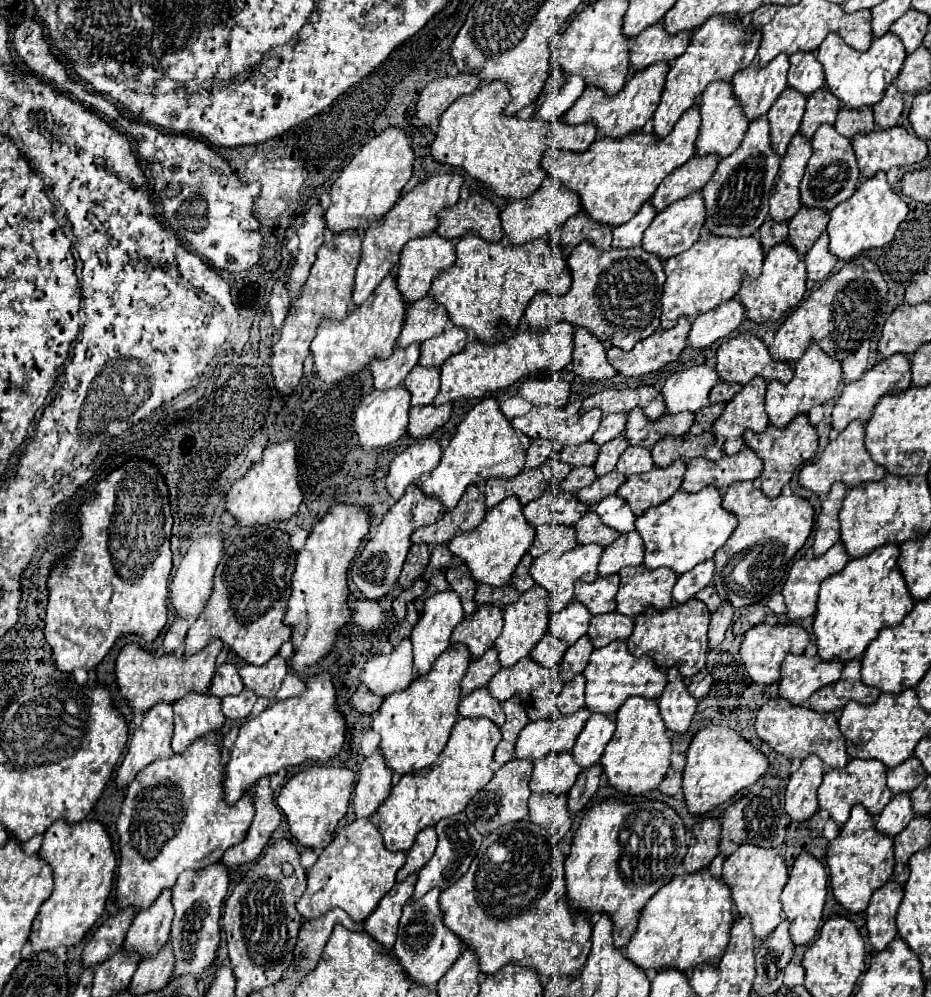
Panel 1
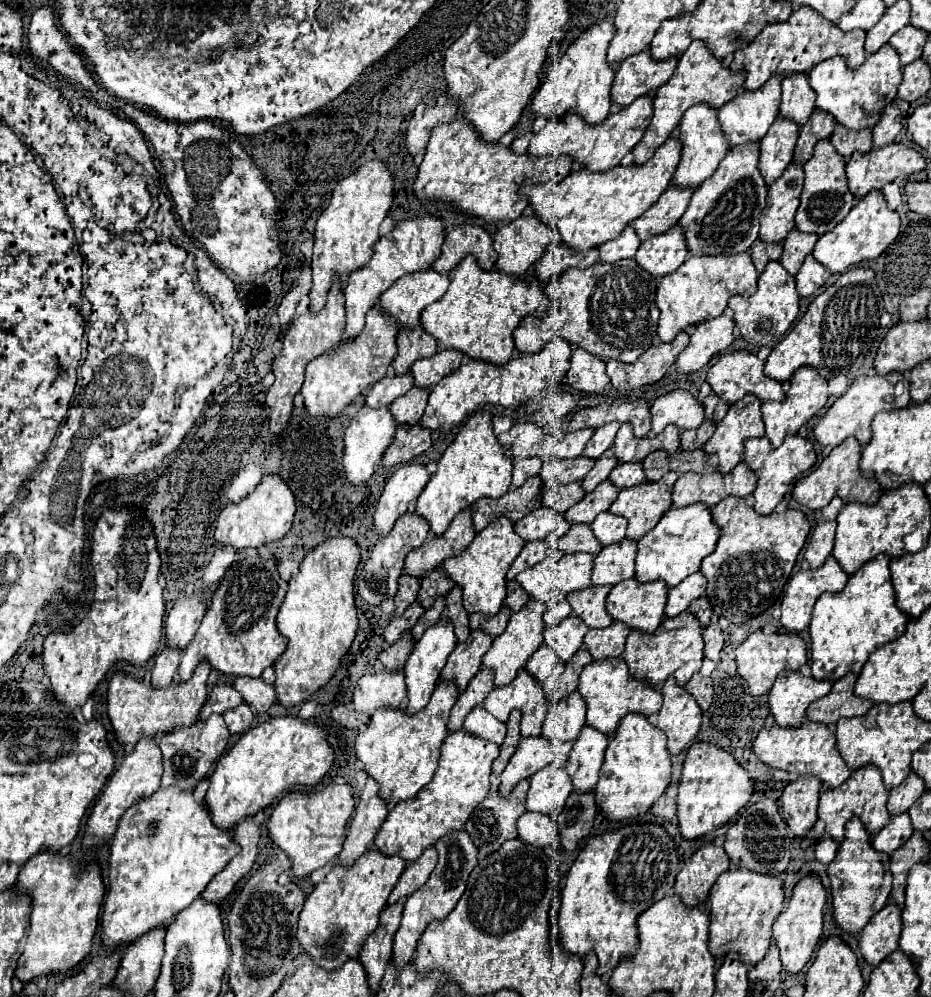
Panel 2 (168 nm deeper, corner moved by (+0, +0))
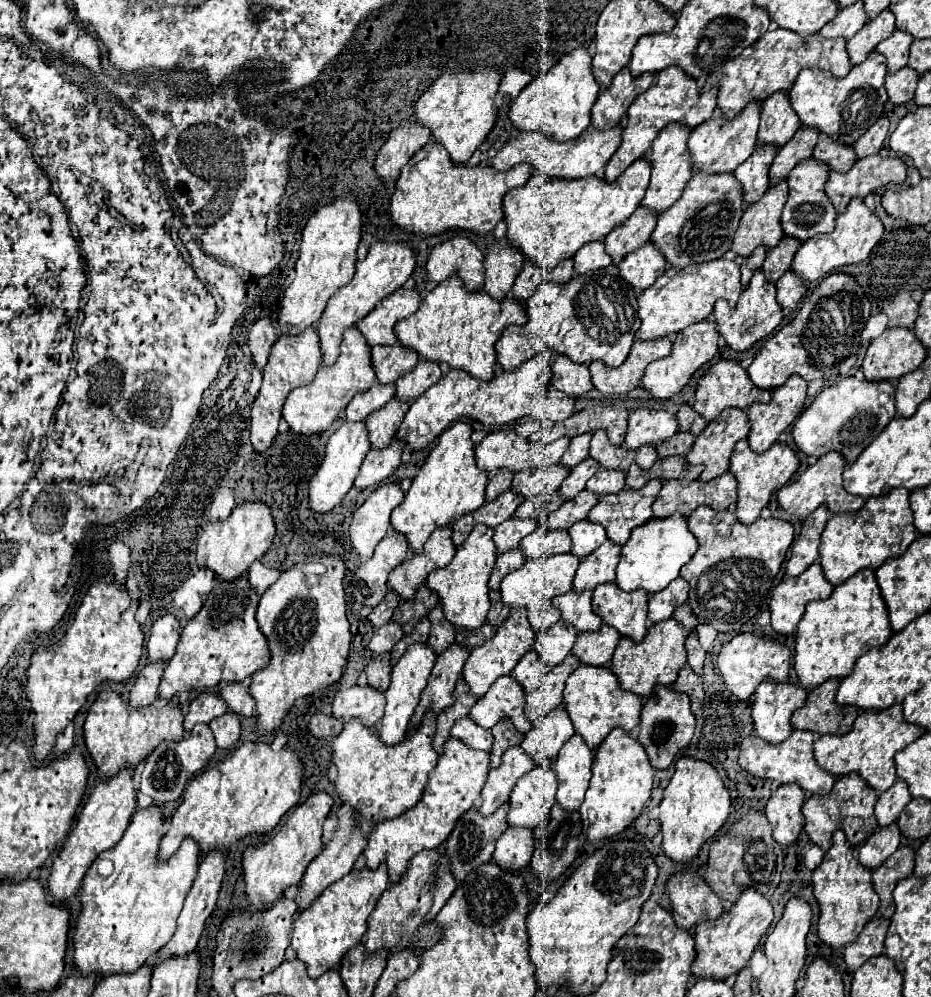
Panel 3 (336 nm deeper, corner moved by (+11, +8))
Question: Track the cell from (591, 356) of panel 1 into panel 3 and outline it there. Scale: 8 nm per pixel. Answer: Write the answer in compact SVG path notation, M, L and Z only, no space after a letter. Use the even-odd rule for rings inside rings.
M557 356L553 364L551 384L571 398L579 398L593 388L589 370L585 364L575 364L565 356Z

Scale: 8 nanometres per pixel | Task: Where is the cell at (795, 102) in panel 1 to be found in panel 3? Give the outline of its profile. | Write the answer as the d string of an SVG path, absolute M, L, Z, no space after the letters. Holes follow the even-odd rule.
M771 146L755 148L751 158L747 158L741 166L735 168L733 174L743 188L745 208L753 206L763 196L763 192L767 192L767 188L769 188L769 168L771 168L775 154L777 152Z

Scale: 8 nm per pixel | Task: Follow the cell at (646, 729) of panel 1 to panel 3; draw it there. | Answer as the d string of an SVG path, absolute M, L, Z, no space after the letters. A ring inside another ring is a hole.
M621 728L611 730L609 736L601 742L601 746L595 752L591 784L579 808L585 840L599 842L605 838L613 838L625 828L629 828L637 820L637 816L643 812L651 796L653 774L655 770L649 766L645 748L637 740L633 740L629 734L625 734Z

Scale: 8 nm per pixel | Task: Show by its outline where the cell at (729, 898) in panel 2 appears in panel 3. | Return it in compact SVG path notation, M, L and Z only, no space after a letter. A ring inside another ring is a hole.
M745 888L739 896L737 904L723 912L723 916L715 922L701 922L695 928L695 962L691 974L695 978L713 978L713 980L727 980L733 974L739 974L751 960L757 944L769 932L773 922L773 908L765 896L761 896L753 888Z

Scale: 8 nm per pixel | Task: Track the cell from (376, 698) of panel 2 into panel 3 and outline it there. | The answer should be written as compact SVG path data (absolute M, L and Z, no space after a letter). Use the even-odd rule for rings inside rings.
M353 686L335 694L331 714L335 718L357 718L367 728L375 728L383 716L383 708L385 694L371 686Z

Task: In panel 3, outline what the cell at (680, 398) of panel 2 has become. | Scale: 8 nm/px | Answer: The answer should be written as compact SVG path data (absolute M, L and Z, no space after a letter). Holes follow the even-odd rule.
M639 408L629 416L625 448L637 450L645 444L657 444L661 440L669 440L677 434L677 420L673 414L665 410L647 410Z

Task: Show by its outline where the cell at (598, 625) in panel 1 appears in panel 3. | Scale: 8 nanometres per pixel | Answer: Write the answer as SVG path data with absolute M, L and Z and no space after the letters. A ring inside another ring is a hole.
M603 624L597 632L581 632L577 636L575 646L571 648L571 654L581 660L581 664L587 666L607 666L613 650L619 642L619 634L613 626Z

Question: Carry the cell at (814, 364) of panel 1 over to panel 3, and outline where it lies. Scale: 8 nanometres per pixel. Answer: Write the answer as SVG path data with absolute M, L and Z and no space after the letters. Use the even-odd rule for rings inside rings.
M791 376L787 384L773 390L769 404L753 404L747 408L751 422L749 448L753 452L765 452L777 438L787 430L787 426L801 414L807 398L807 382L801 376Z

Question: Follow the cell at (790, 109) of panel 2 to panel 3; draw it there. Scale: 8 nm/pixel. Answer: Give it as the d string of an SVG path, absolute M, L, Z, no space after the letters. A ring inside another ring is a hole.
M775 92L771 98L765 100L761 108L757 146L771 144L775 148L781 148L793 138L797 130L799 120L789 104L789 96L785 92Z

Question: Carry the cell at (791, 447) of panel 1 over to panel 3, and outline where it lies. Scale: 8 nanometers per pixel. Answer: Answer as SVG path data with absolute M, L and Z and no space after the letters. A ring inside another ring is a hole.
M739 440L735 450L733 450L733 456L731 456L731 464L729 464L729 472L735 476L737 480L737 504L735 504L735 516L741 524L753 524L753 520L759 518L761 510L767 506L771 494L785 486L791 476L797 472L799 468L799 458L797 454L787 446L787 444L773 444L767 452L763 454L755 454L747 440Z

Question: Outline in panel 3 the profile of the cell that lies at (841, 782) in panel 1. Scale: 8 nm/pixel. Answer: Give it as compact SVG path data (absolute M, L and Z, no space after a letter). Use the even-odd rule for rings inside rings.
M847 774L837 778L833 790L827 796L811 796L805 806L803 806L803 816L805 816L805 832L809 834L809 840L817 844L823 850L831 848L831 834L841 826L845 830L847 840L853 848L863 844L875 830L877 830L877 820L873 814L877 802L877 794L873 788L867 788L865 780L857 774Z

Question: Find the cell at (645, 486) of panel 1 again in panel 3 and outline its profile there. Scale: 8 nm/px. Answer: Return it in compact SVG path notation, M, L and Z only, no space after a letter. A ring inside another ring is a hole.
M651 480L641 490L623 488L623 492L615 496L603 496L589 512L587 520L601 524L607 530L607 538L617 546L623 546L633 528L651 520L651 504L659 494L661 484L661 480Z

